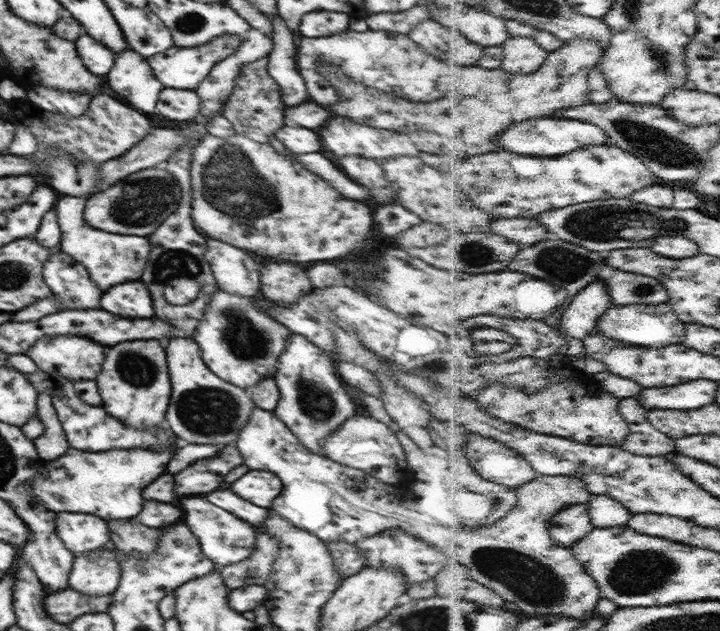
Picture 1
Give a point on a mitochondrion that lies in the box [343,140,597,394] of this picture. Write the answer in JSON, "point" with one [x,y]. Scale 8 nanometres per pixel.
{"point":[473,254]}

